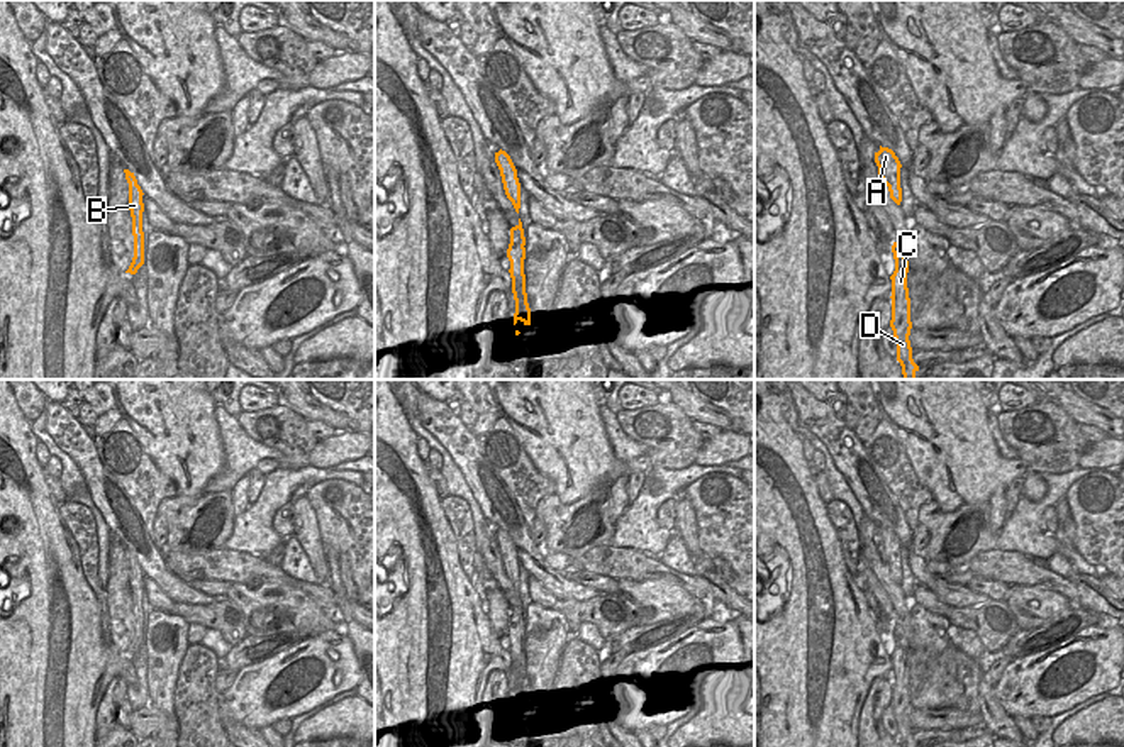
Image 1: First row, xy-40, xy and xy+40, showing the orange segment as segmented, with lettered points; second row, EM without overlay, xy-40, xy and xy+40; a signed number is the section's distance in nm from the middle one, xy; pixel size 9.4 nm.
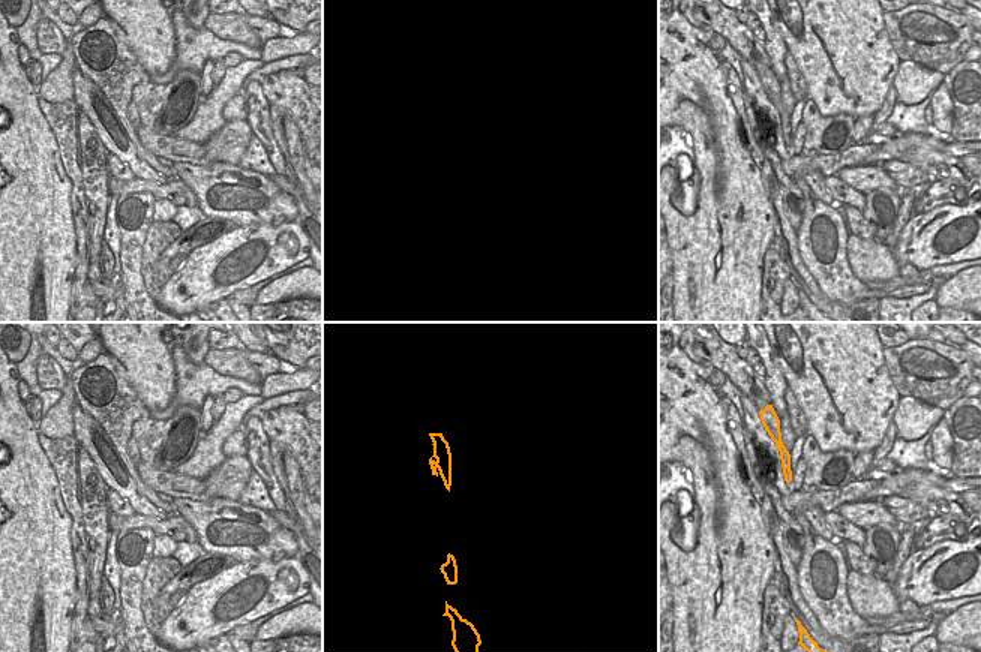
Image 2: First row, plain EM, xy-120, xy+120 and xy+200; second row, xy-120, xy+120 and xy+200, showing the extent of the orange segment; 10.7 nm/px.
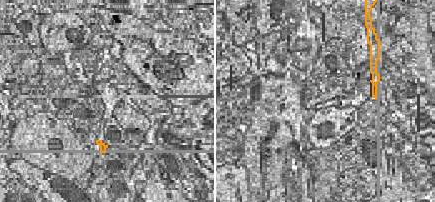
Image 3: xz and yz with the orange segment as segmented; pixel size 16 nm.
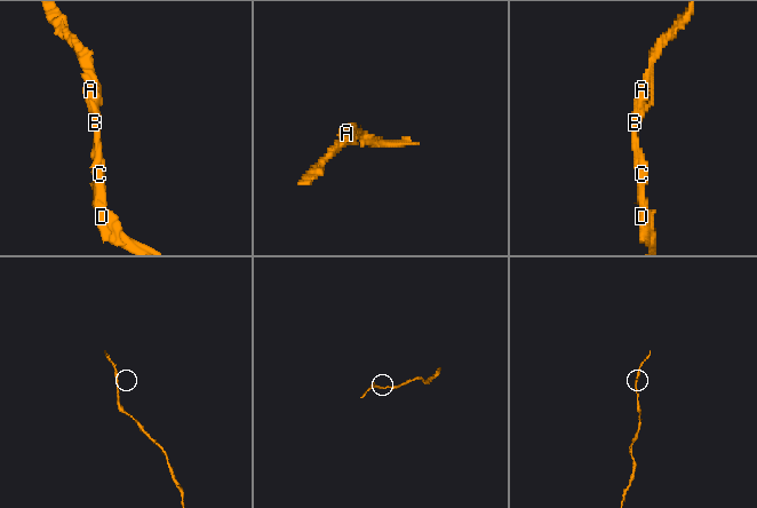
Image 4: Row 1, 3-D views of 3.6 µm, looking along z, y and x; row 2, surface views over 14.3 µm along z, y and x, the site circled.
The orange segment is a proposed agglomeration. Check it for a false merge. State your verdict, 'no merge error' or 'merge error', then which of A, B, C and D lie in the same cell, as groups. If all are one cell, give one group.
no merge error; A B C D

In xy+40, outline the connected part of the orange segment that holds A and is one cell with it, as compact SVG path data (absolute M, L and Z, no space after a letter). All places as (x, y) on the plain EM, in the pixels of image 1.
M882 527L875 532L875 542L878 545L878 554L883 564L888 566L890 578L900 584L902 581L902 567L900 567L900 540L895 532L888 527Z

